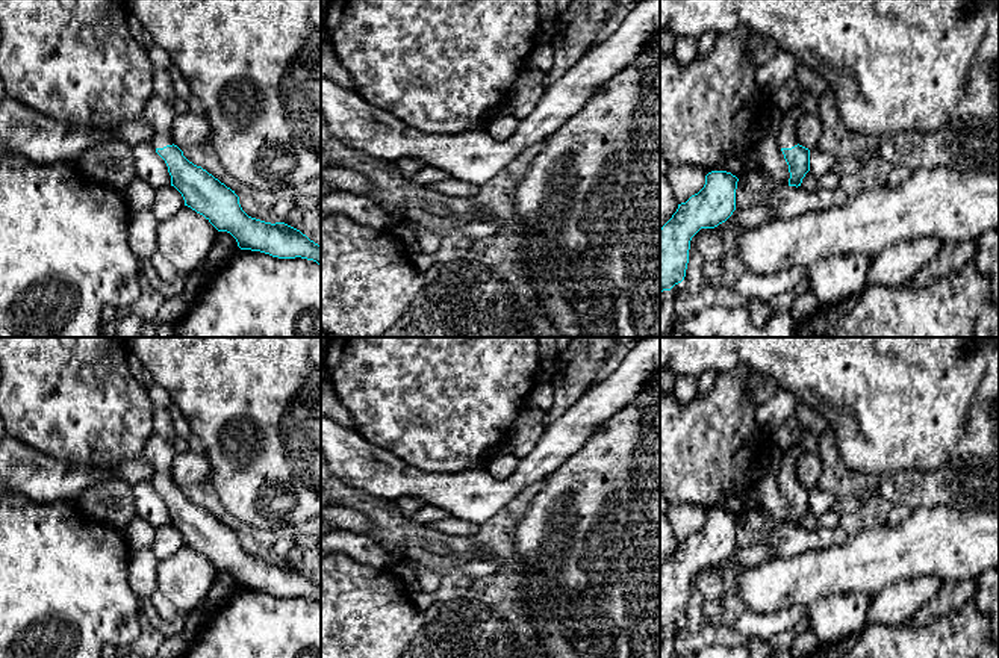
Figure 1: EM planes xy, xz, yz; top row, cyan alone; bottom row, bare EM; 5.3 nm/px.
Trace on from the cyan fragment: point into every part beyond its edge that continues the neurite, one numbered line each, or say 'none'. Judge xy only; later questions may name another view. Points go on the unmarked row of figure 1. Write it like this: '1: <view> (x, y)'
1: xy (159, 451)

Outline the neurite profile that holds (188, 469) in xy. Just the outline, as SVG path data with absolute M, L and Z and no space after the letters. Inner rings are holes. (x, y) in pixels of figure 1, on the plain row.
M204 452L176 454L171 467L174 484L180 489L209 483L210 472L210 463Z

